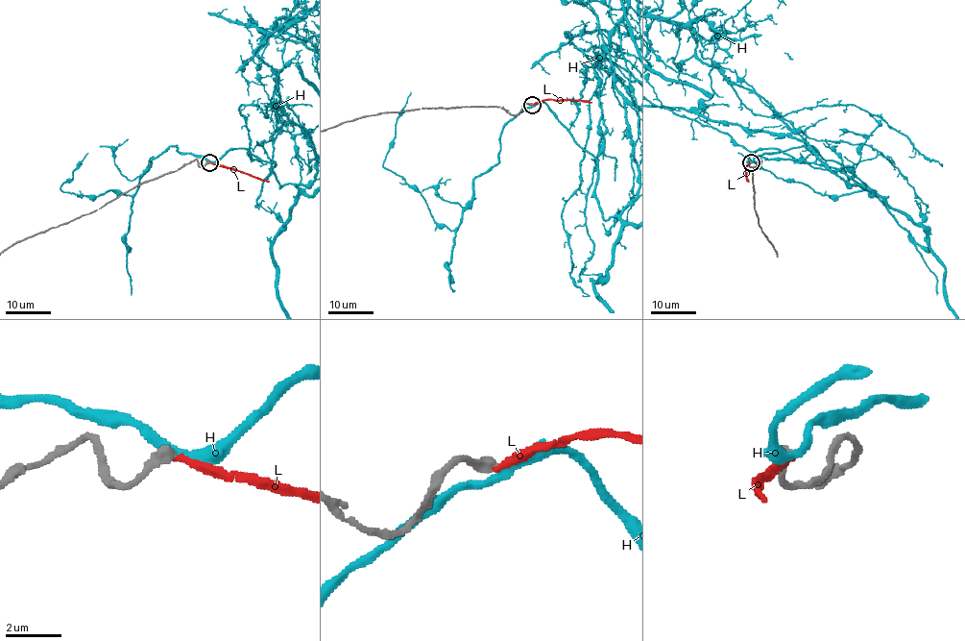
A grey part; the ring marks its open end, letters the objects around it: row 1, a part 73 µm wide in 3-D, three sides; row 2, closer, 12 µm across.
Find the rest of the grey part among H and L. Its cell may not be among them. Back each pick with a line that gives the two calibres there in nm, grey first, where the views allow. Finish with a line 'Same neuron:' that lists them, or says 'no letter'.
L: calibres 400 and 200 nm
Same neuron: L

